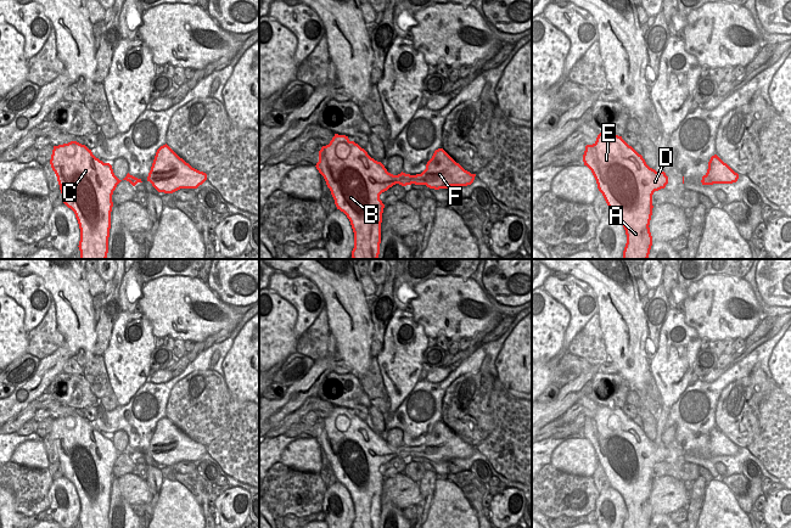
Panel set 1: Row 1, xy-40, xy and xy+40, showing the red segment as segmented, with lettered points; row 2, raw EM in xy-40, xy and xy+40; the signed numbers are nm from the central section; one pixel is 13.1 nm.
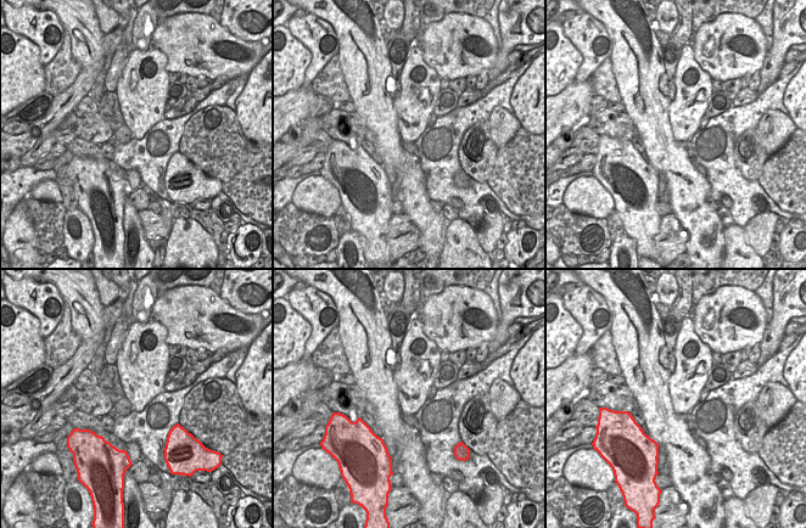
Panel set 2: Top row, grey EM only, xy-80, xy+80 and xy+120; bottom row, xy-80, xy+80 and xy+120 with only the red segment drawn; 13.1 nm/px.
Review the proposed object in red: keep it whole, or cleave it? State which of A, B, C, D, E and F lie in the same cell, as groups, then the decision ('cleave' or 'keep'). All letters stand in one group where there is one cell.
A B C D E F | keep

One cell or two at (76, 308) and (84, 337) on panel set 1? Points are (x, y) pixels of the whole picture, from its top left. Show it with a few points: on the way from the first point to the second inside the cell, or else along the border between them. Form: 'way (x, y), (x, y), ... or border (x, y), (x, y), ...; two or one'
way (78, 315), (80, 330); one

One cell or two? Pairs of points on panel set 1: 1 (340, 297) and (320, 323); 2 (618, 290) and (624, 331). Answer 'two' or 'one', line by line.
1: two
2: one

